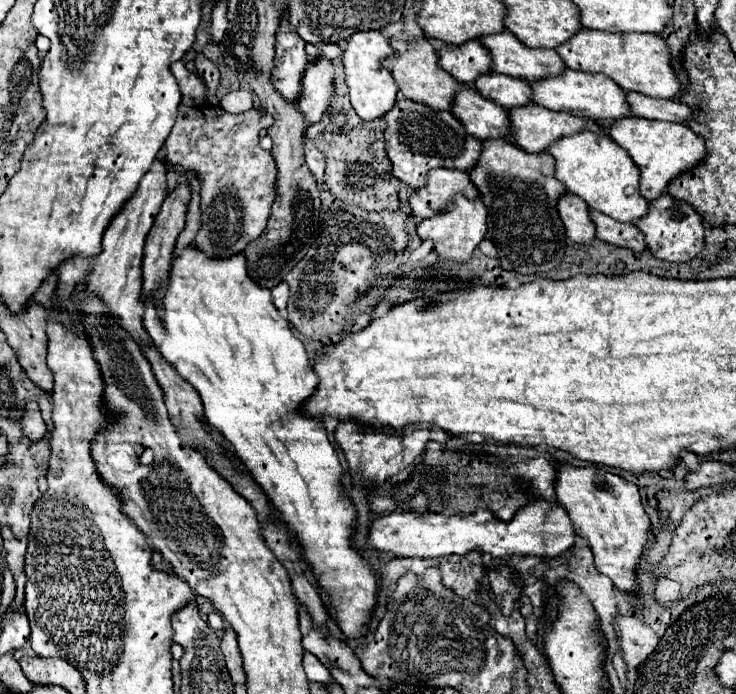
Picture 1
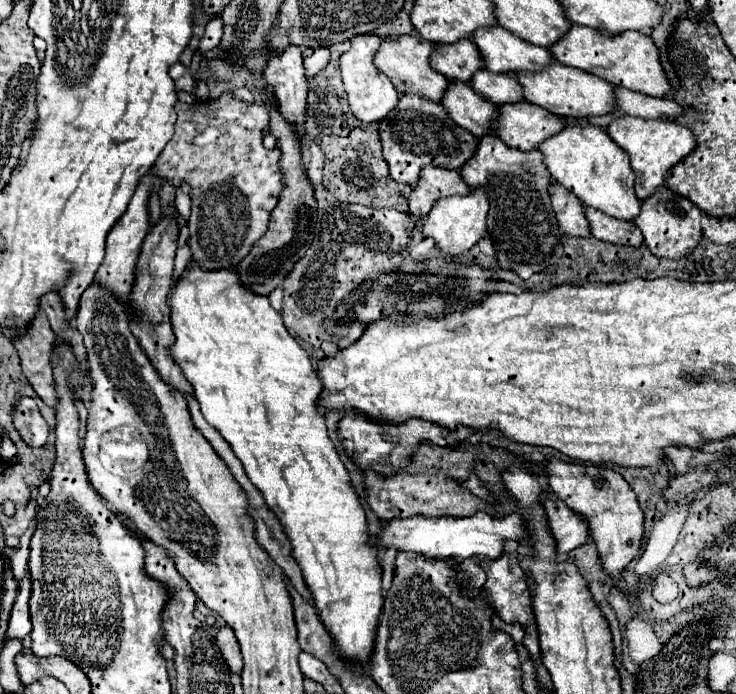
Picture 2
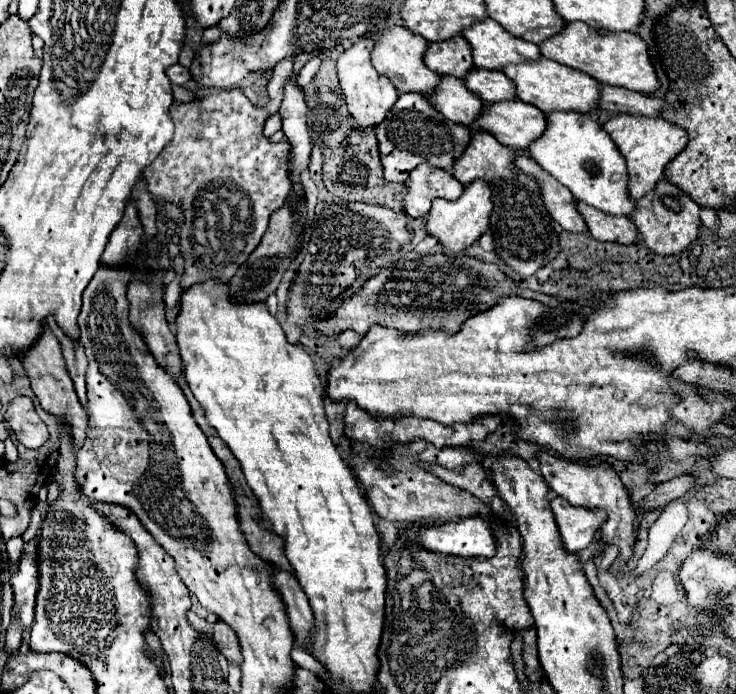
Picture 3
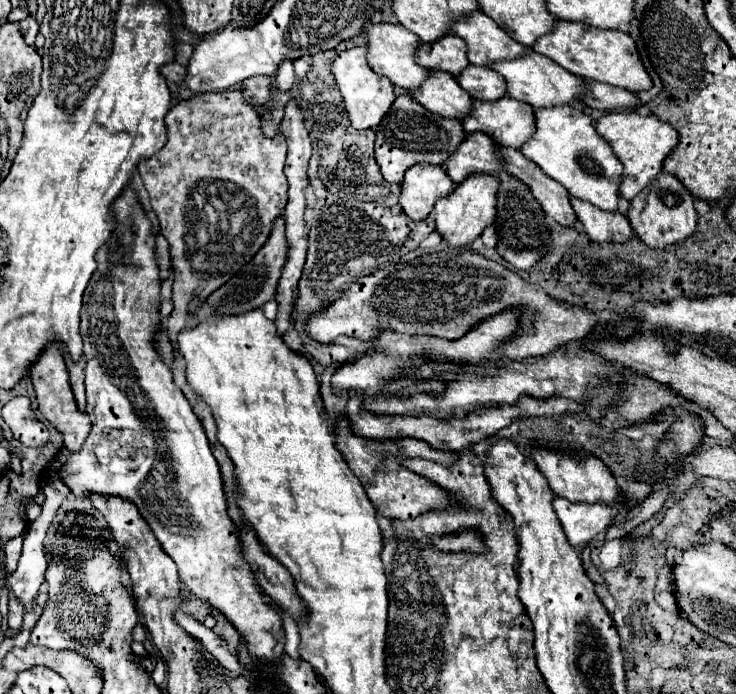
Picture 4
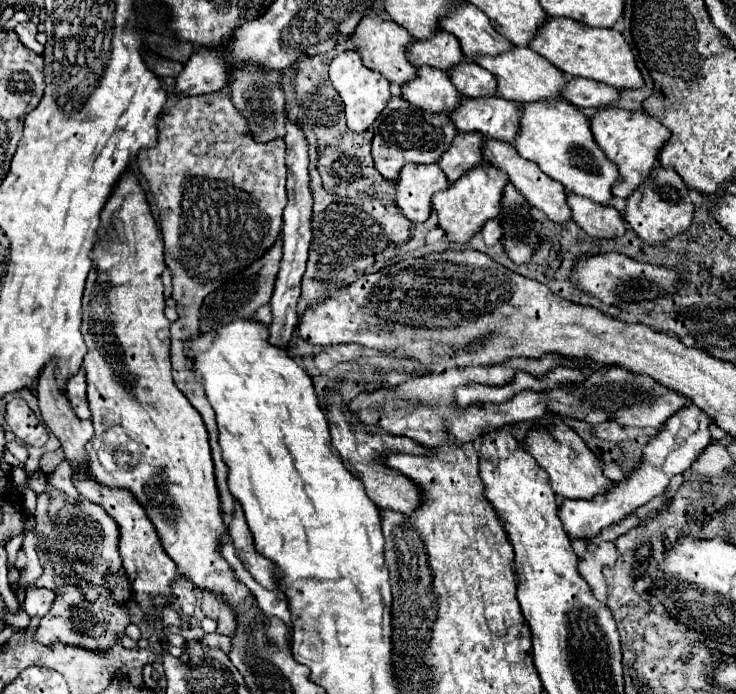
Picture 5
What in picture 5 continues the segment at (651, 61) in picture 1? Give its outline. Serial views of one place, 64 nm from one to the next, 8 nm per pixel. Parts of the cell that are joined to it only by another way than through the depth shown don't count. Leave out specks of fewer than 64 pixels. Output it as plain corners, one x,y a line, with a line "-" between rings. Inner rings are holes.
548,18
540,34
530,42
530,48
540,56
548,58
556,68
568,76
592,78
614,88
642,88
644,76
636,66
632,48
618,30
592,28
568,18

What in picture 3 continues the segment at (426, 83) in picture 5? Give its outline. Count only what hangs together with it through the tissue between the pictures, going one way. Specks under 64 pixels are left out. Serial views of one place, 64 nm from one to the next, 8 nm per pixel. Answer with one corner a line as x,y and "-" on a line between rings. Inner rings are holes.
452,76
442,78
436,92
430,94
430,100
434,108
440,110
448,120
462,126
476,122
486,108
482,100
464,86
462,80
456,80

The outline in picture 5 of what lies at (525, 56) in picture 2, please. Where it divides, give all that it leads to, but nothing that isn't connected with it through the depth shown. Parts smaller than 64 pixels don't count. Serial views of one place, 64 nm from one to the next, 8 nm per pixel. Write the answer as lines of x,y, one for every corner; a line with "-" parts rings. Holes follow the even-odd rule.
464,2
460,8
450,12
440,26
458,38
464,56
472,62
478,56
498,56
514,50
512,42
498,34
488,16
470,2

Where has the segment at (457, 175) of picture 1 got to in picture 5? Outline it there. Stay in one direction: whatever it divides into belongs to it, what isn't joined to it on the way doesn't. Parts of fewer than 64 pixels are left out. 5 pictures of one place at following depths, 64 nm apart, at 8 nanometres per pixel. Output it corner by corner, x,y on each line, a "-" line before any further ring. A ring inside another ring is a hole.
406,164
396,182
396,204
412,222
426,222
432,196
450,186
438,164

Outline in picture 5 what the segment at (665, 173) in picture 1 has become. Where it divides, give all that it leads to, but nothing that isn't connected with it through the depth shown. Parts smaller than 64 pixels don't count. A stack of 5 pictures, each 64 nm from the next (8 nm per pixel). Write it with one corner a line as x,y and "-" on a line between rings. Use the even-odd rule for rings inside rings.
616,106
600,110
590,120
590,128
592,128
592,134
598,142
598,146
620,168
620,178
612,188
612,194
620,196
620,198
628,198
644,180
648,180
648,176
652,174
652,170
658,162
660,150
672,136
672,132
664,124
660,124
654,116
650,116
648,112
644,112
644,110
630,112
630,110
622,110

